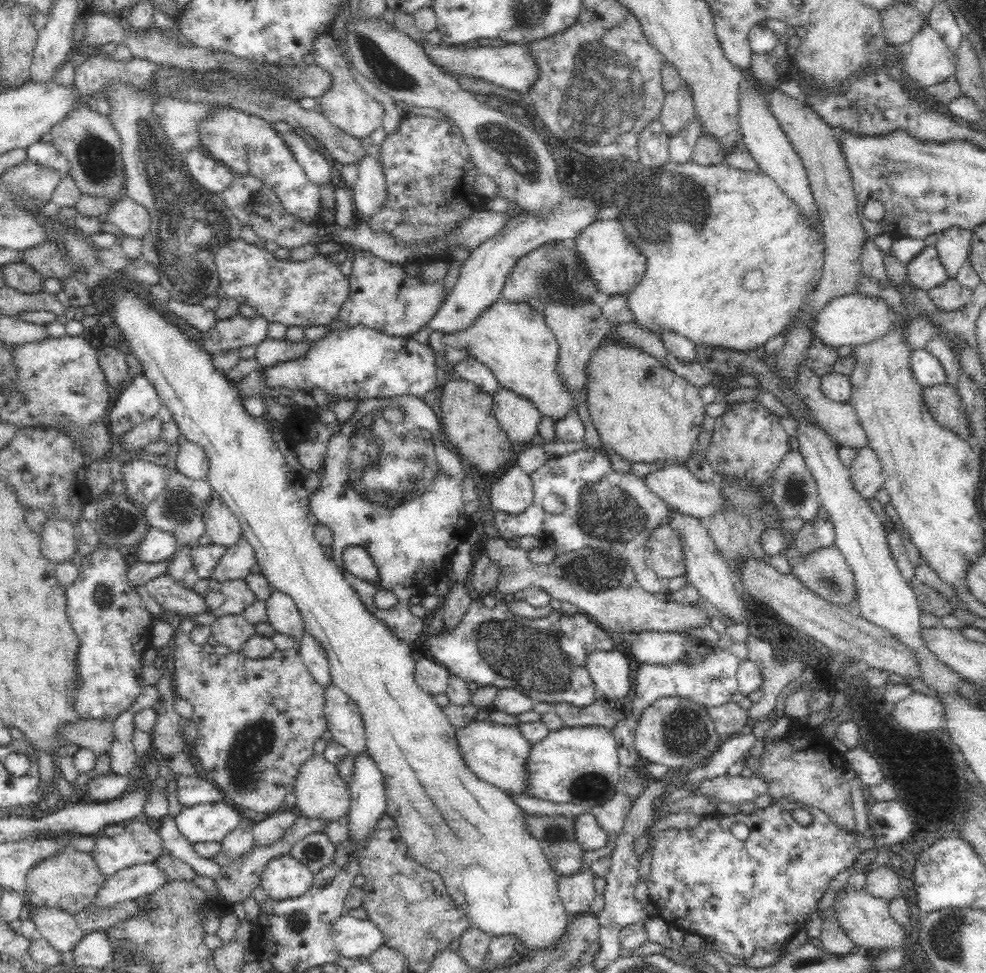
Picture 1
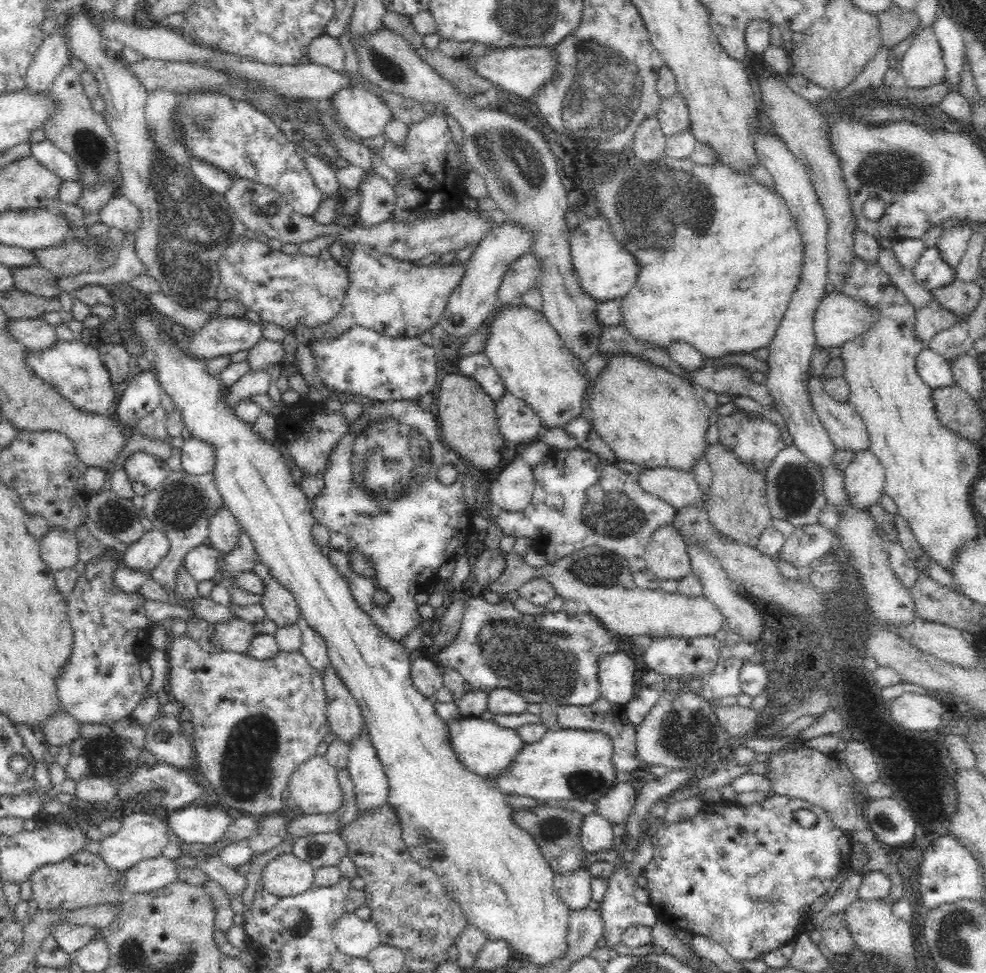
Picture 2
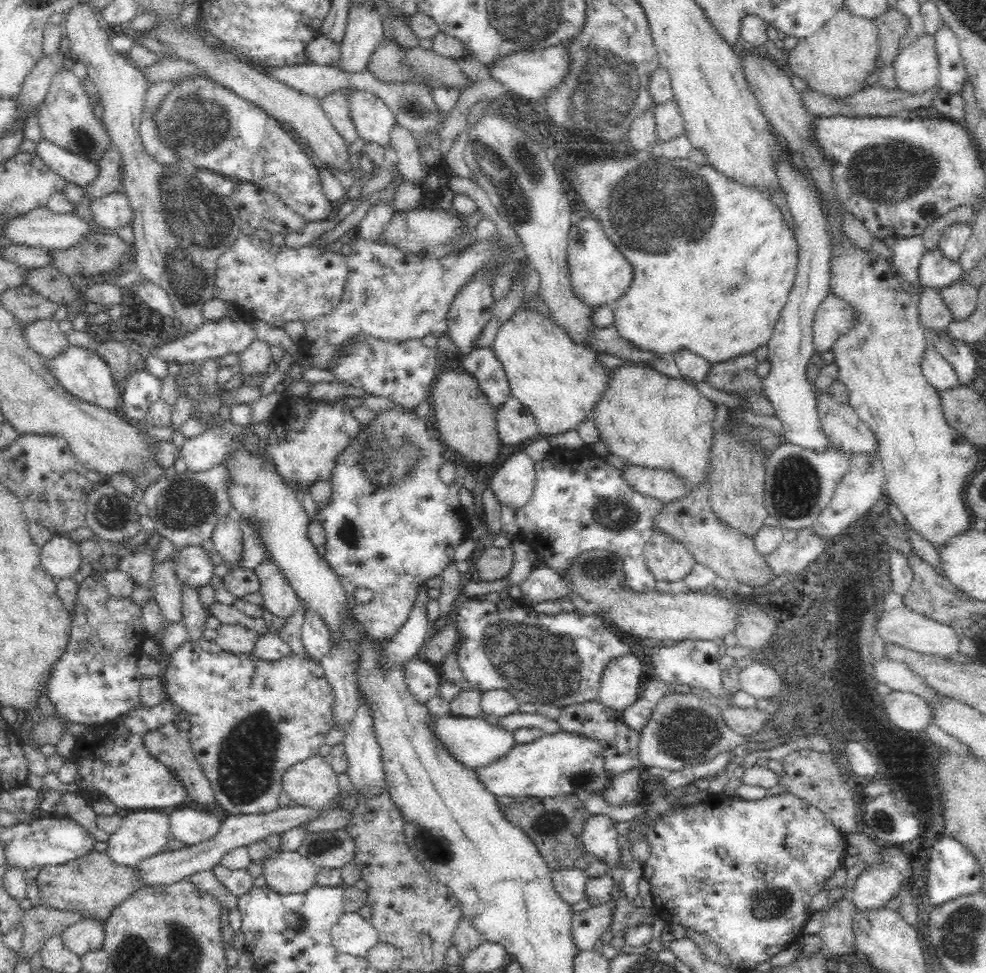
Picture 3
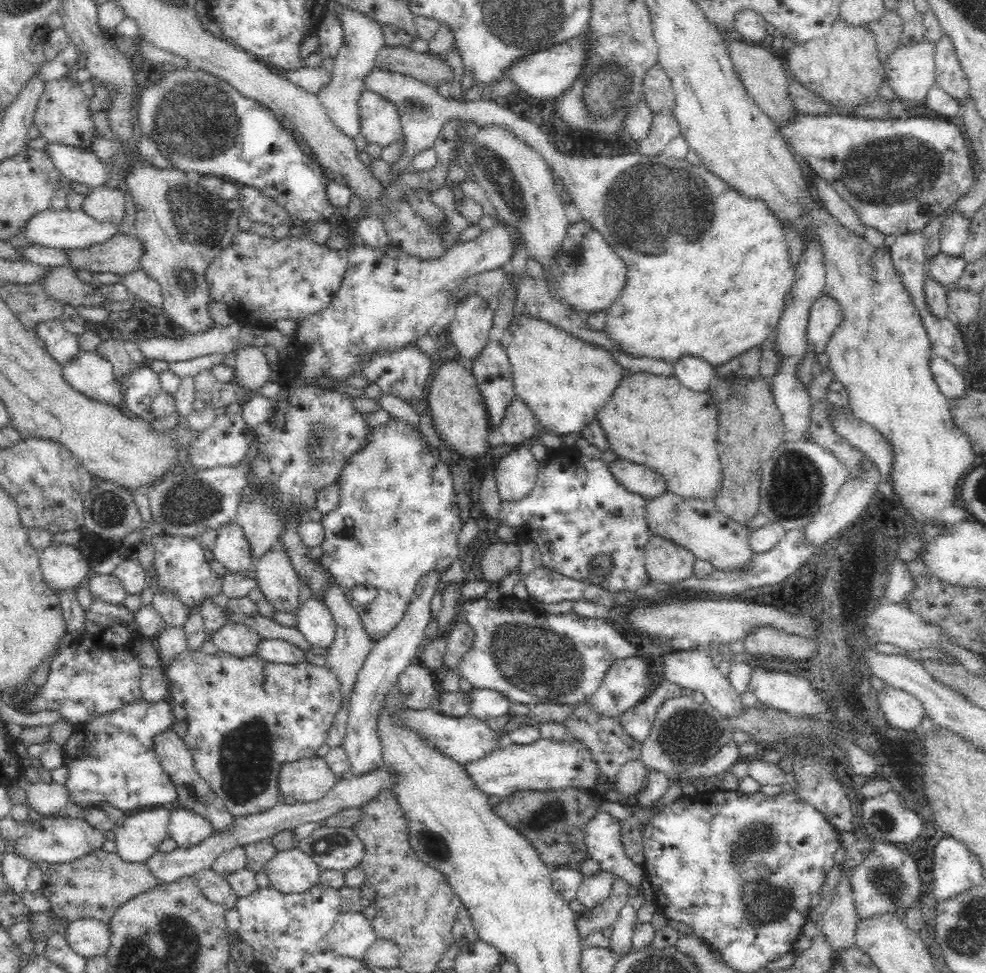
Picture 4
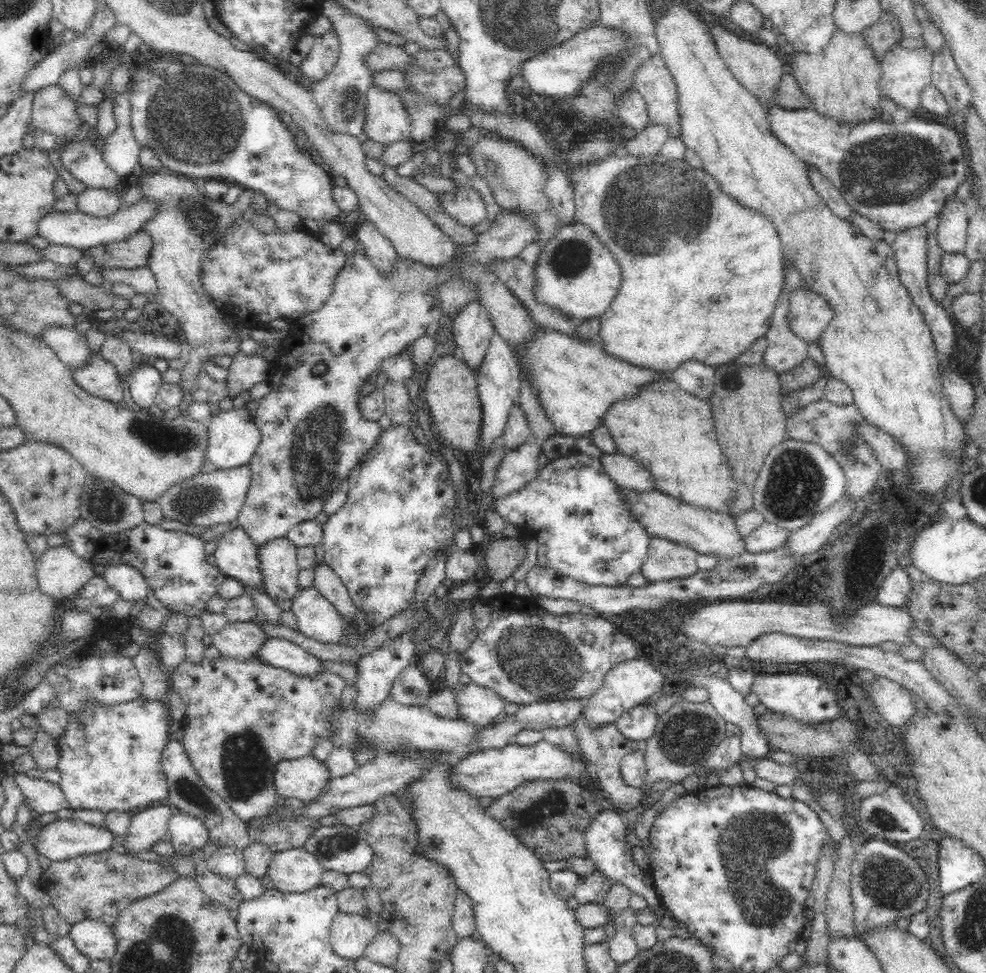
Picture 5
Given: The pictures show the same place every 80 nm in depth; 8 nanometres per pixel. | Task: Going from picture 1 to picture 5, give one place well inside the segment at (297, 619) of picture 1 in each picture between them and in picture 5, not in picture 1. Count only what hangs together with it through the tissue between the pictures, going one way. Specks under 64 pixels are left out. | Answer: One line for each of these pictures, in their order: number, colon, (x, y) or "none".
2: (280, 606)
3: (278, 599)
4: (275, 575)
5: (278, 567)

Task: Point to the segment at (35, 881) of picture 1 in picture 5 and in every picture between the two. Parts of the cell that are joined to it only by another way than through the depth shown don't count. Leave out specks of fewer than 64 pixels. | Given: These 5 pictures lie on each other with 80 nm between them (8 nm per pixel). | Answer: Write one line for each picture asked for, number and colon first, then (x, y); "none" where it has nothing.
2: (83, 879)
3: (94, 884)
4: (96, 885)
5: (99, 886)

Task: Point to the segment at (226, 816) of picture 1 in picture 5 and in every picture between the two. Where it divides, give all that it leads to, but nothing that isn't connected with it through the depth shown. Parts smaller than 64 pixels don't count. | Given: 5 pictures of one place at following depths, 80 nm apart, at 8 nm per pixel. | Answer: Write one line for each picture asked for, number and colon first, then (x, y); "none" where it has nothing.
2: (190, 824)
3: (190, 826)
4: (188, 828)
5: (188, 833)

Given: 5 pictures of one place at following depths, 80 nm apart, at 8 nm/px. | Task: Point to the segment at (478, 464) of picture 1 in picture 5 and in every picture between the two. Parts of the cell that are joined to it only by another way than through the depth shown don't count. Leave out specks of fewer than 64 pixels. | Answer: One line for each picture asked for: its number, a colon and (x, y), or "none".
2: (467, 420)
3: (465, 421)
4: (459, 415)
5: (450, 391)

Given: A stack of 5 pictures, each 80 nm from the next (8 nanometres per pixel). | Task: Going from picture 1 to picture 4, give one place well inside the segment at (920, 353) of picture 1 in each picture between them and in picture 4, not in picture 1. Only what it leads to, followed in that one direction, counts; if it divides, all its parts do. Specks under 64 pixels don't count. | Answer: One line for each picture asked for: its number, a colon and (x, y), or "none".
2: (934, 371)
3: (939, 374)
4: (950, 382)

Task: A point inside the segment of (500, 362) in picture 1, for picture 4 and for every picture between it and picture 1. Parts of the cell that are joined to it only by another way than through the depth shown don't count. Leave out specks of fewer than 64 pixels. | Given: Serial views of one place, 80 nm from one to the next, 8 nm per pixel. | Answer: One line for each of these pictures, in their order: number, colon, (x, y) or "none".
2: (532, 361)
3: (559, 382)
4: (564, 381)

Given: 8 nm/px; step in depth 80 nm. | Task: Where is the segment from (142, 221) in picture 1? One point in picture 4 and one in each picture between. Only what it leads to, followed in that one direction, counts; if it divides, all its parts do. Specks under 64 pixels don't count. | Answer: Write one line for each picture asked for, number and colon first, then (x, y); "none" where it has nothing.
2: (119, 212)
3: (113, 211)
4: (105, 204)

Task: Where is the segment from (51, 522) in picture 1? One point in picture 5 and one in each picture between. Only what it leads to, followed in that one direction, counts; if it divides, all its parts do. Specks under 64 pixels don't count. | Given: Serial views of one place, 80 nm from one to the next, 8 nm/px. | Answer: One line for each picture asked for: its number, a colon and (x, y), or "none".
2: (59, 548)
3: (60, 556)
4: (63, 566)
5: (61, 573)

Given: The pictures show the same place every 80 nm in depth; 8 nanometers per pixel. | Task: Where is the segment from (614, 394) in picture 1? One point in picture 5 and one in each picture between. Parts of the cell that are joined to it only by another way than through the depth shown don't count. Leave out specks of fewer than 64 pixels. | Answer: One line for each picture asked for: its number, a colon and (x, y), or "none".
2: (646, 414)
3: (651, 420)
4: (654, 420)
5: (671, 432)

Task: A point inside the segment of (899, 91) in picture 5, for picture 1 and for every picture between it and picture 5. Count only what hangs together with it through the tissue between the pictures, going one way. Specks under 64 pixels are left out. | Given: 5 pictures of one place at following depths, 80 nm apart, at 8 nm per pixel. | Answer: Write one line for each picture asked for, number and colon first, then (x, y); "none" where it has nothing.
1: (930, 61)
2: (923, 65)
3: (916, 67)
4: (910, 69)

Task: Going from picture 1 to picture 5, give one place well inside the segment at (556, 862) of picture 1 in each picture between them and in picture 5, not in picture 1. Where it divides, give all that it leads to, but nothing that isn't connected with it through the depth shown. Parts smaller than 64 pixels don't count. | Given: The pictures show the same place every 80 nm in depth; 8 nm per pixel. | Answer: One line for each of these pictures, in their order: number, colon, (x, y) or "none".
2: (557, 831)
3: (555, 825)
4: (554, 822)
5: (551, 818)

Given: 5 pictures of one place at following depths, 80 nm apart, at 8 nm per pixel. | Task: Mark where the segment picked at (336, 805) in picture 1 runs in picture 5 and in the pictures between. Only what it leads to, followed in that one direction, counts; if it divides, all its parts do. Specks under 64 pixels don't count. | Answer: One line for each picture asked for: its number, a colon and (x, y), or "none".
2: (315, 788)
3: (313, 783)
4: (307, 780)
5: (304, 778)

